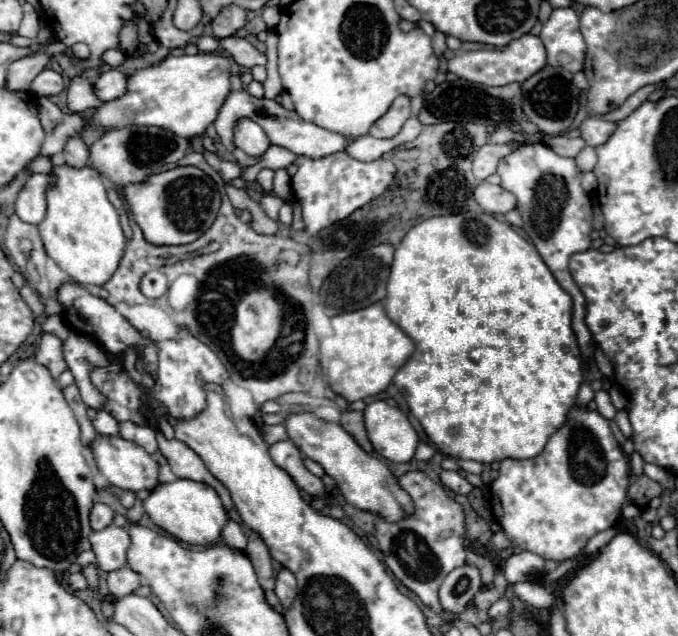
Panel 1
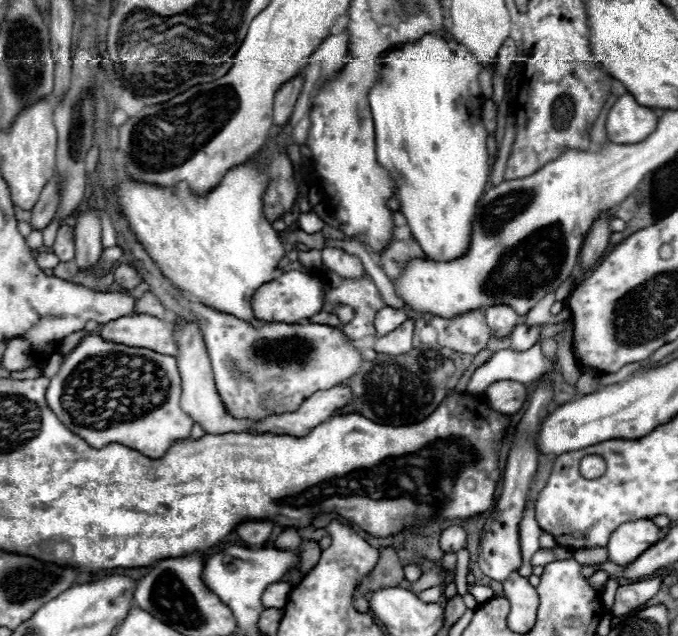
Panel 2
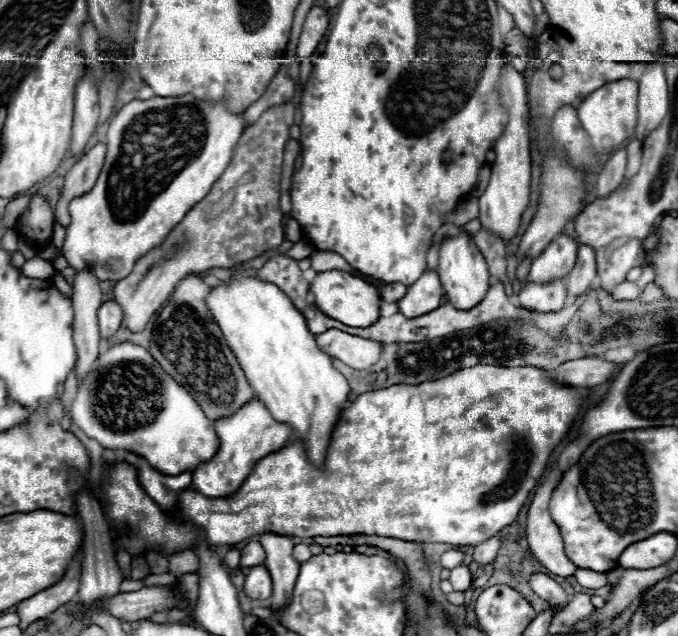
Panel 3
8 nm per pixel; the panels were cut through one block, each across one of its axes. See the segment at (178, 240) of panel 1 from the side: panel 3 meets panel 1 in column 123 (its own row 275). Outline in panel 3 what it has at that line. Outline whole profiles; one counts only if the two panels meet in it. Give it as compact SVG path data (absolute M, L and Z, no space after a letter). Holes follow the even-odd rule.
M188 274L178 284L168 304L156 318L150 336L150 352L156 356L156 362L164 368L164 372L188 388L194 400L204 408L204 414L210 420L216 420L232 414L236 408L240 408L240 404L248 402L254 390L204 302L208 292L210 286L196 274Z

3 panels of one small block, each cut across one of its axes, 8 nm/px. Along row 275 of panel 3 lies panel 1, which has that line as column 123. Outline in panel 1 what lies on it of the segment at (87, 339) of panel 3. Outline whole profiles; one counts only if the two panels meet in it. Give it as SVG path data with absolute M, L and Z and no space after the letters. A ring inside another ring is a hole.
M106 70L98 76L94 88L96 88L96 96L102 102L114 100L116 96L122 96L126 92L126 76L118 70Z

